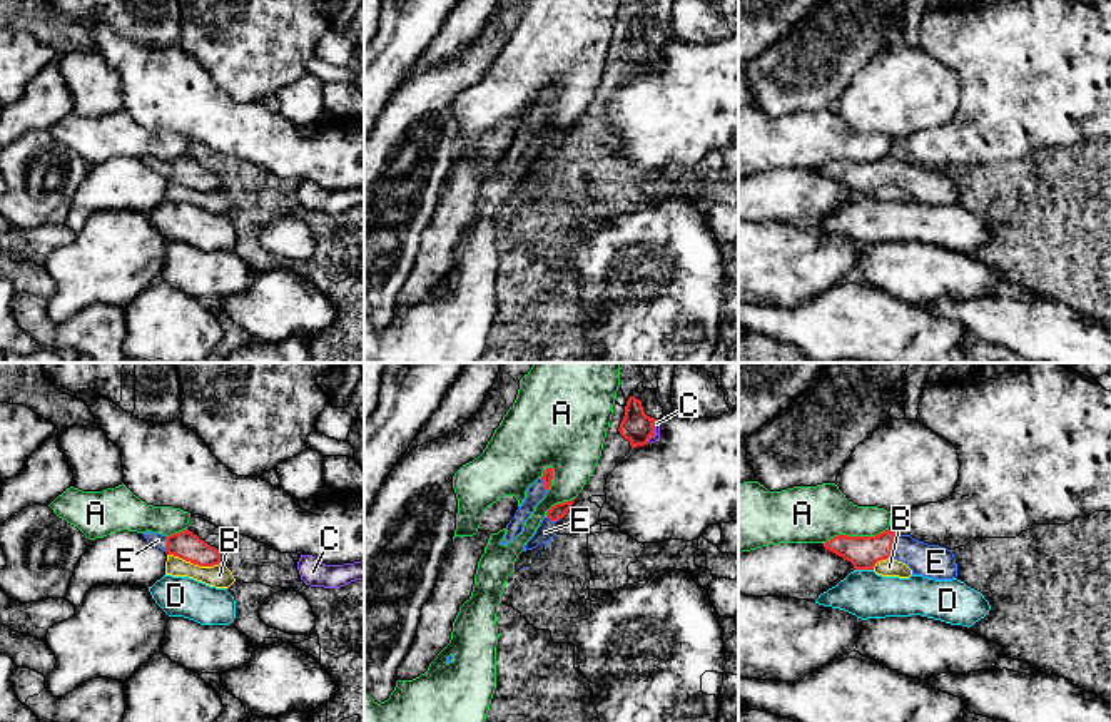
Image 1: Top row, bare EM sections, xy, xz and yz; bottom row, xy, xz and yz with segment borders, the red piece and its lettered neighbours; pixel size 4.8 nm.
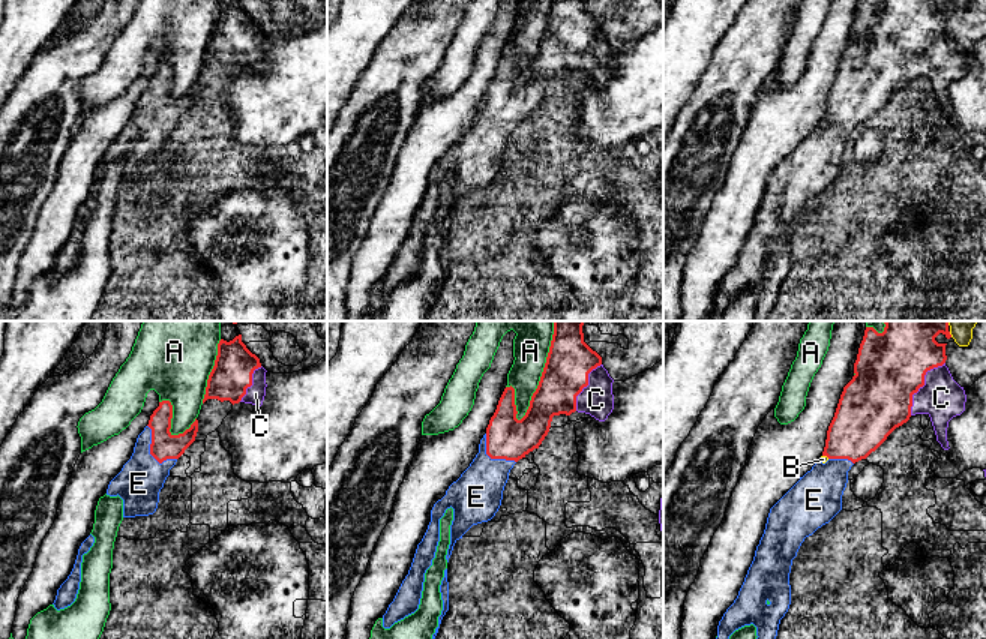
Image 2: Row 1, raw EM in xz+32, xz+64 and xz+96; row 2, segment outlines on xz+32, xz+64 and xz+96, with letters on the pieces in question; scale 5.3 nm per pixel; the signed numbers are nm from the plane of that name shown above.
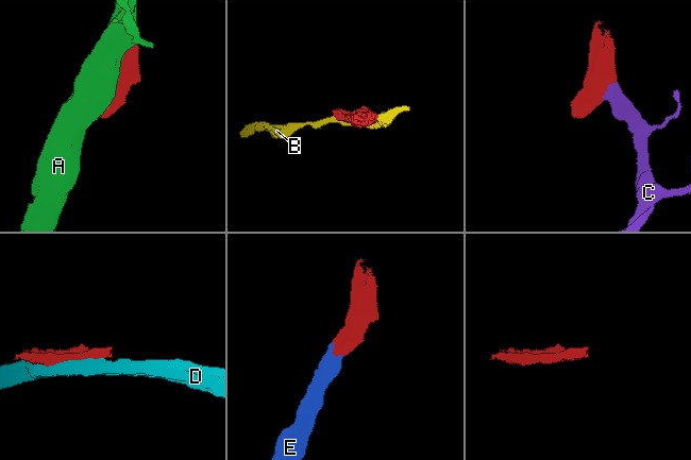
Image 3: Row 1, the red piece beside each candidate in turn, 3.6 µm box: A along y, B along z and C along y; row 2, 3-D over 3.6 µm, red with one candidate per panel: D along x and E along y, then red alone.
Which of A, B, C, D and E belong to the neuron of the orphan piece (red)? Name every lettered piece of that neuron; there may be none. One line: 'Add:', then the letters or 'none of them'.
Add: C, E

